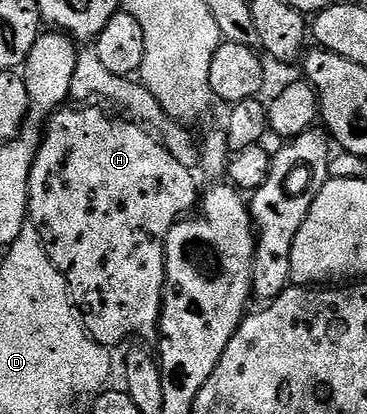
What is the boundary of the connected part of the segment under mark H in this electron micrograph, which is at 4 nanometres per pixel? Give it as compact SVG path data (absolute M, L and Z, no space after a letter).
M64 105L50 115L47 126L43 130L43 139L37 151L36 160L29 177L28 191L28 219L42 233L42 245L46 245L46 253L50 261L66 277L68 294L71 295L73 304L84 321L84 328L103 347L116 349L119 343L141 335L148 339L157 334L160 325L160 310L164 304L164 250L170 229L181 217L187 216L198 203L198 184L192 176L192 169L185 167L176 157L172 156L160 140L147 127L141 126L131 118L115 119L107 115L96 105Z

